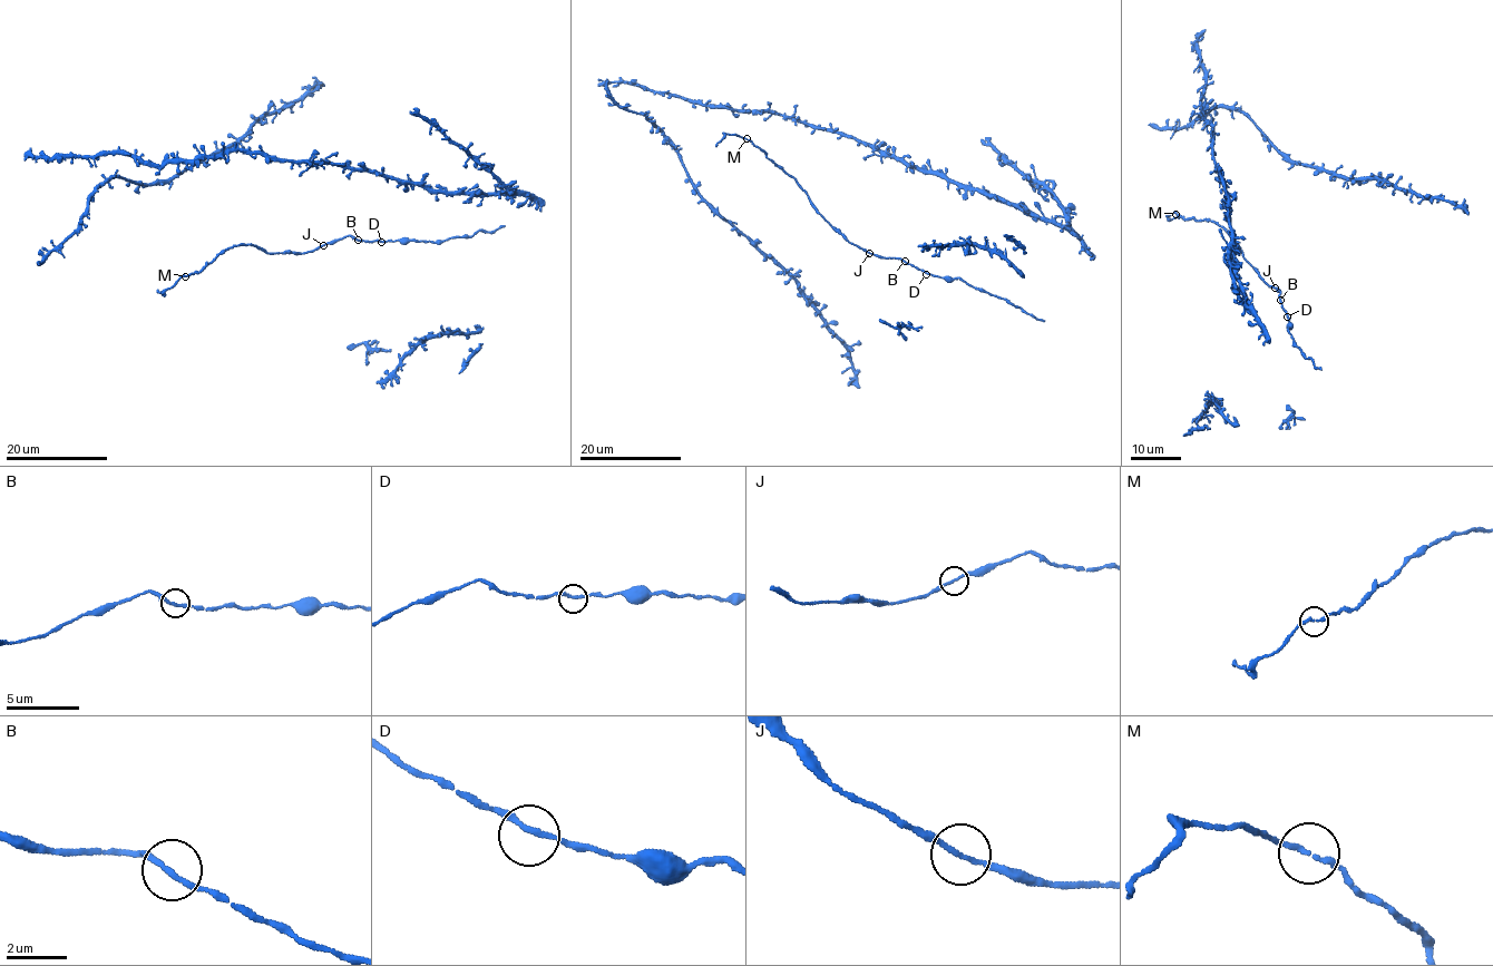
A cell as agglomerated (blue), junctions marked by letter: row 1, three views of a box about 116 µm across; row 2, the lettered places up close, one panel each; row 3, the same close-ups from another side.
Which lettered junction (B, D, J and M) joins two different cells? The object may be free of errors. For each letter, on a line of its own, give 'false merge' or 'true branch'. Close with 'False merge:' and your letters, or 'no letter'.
B: true branch
D: true branch
J: true branch
M: true branch
False merge: no letter

